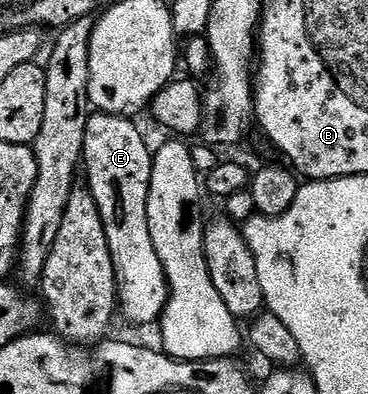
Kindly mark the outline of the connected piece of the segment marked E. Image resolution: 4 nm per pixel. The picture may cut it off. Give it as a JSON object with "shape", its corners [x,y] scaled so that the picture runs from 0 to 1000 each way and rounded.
{"shape":[[[291,284],[247,292],[239,320],[228,330],[228,419],[231,464],[250,503],[261,503],[261,523],[272,533],[272,553],[283,563],[283,594],[293,604],[293,635],[304,645],[304,675],[315,695],[321,728],[321,782],[342,799],[353,822],[432,820],[438,797],[451,782],[451,759],[462,754],[462,728],[446,695],[446,675],[435,675],[435,655],[424,645],[424,624],[413,624],[413,594],[402,586],[402,482],[413,462],[413,421],[418,386],[397,368],[380,327],[364,317],[361,302],[340,294],[299,294]]]}

